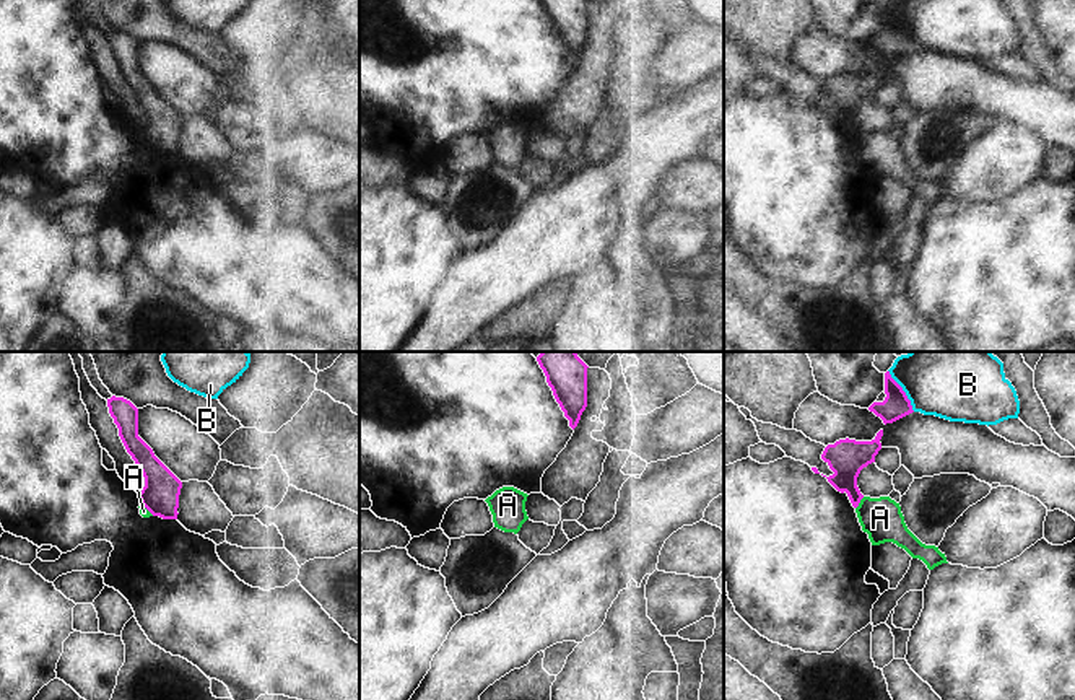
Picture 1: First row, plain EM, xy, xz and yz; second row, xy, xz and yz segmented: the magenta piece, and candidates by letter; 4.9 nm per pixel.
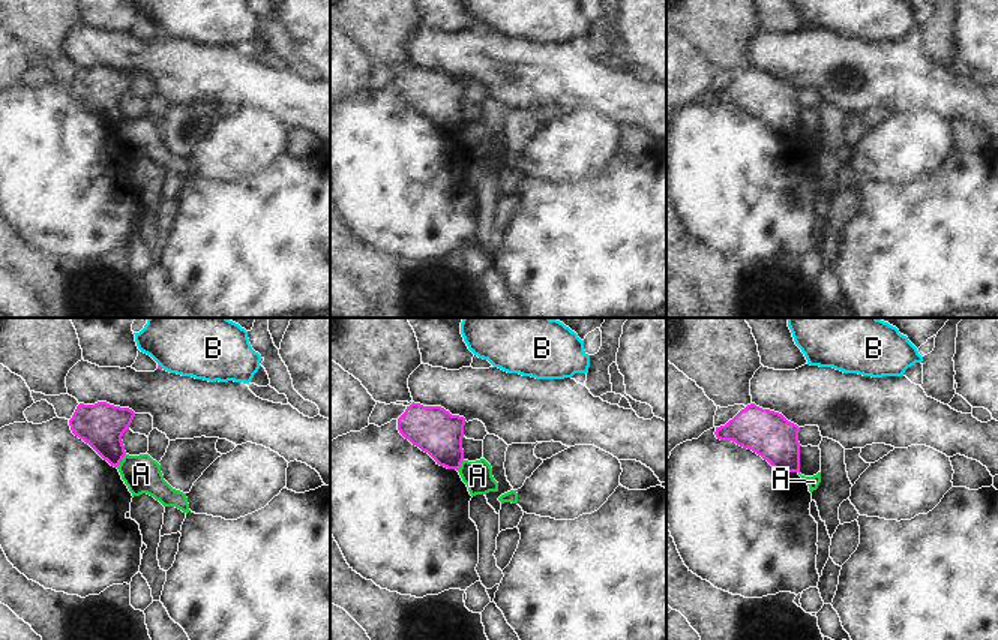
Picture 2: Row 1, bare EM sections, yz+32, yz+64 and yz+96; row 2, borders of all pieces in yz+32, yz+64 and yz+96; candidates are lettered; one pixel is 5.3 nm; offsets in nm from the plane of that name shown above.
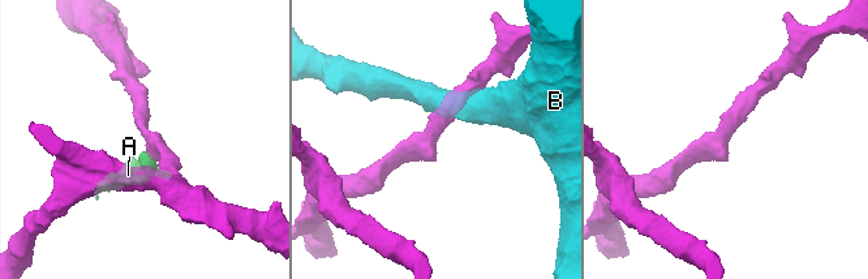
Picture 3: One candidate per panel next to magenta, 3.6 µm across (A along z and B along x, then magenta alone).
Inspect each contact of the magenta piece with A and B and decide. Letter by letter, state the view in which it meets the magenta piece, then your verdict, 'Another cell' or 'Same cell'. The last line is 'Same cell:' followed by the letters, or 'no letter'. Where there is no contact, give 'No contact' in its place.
A: Touches magenta in yz. Another cell
B: Touches magenta in yz. Another cell
Same cell: no letter

